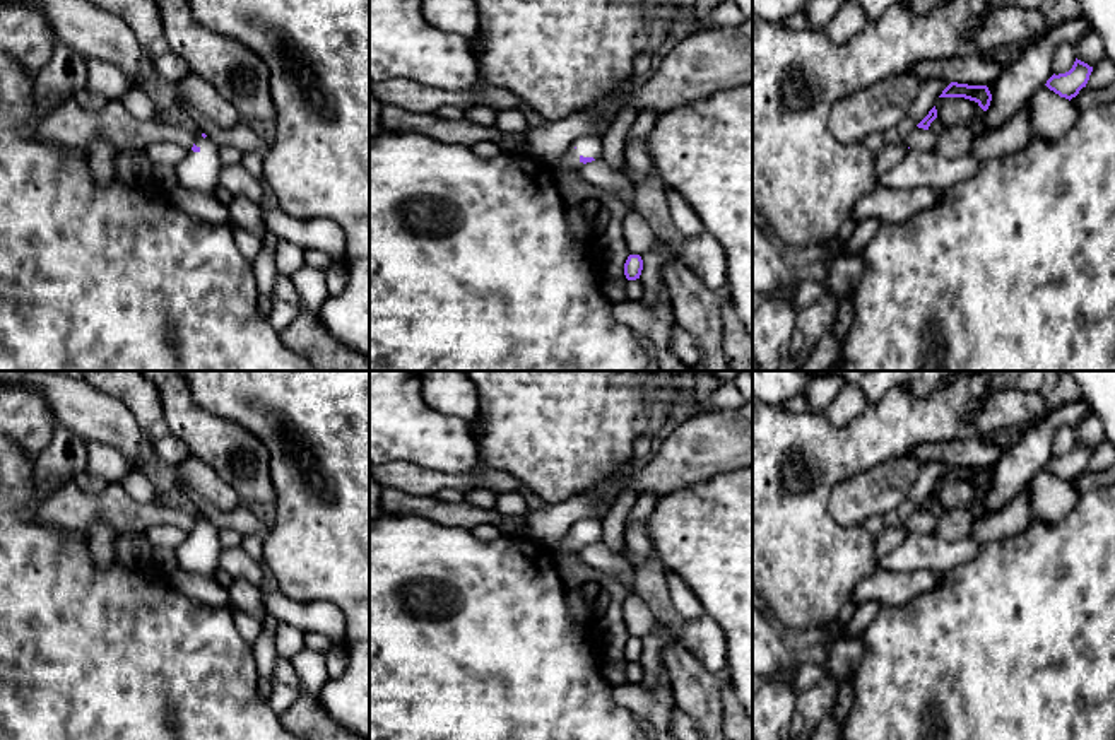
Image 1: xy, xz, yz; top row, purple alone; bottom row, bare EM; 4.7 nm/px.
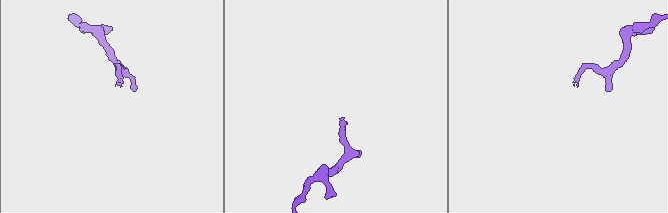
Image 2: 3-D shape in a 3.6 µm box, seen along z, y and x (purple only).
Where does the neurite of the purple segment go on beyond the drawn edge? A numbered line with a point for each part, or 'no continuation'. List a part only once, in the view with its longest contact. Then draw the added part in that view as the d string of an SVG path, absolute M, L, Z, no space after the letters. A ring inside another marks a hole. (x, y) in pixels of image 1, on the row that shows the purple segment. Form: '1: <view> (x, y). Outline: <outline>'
1: xz (589, 146). Outline: M581 135L569 144L556 169L568 178L581 179L580 169L583 162L580 161L580 157L583 156L583 157L602 159L602 152L604 147L599 135Z

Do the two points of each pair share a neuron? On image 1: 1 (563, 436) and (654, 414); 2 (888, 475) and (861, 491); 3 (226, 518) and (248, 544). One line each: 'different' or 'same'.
1: same
2: same
3: different

